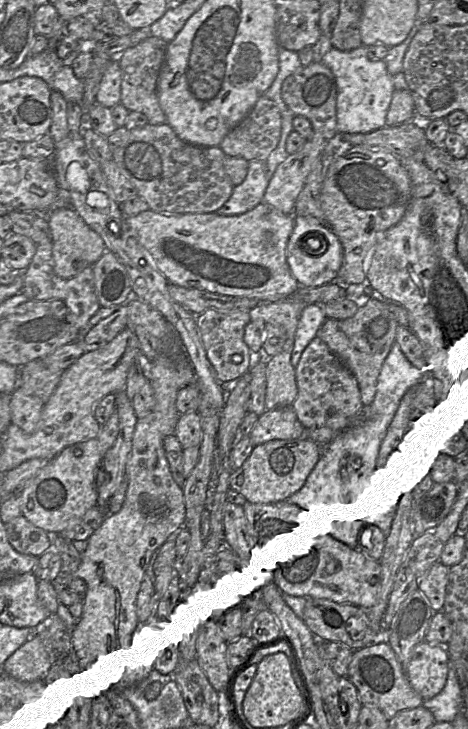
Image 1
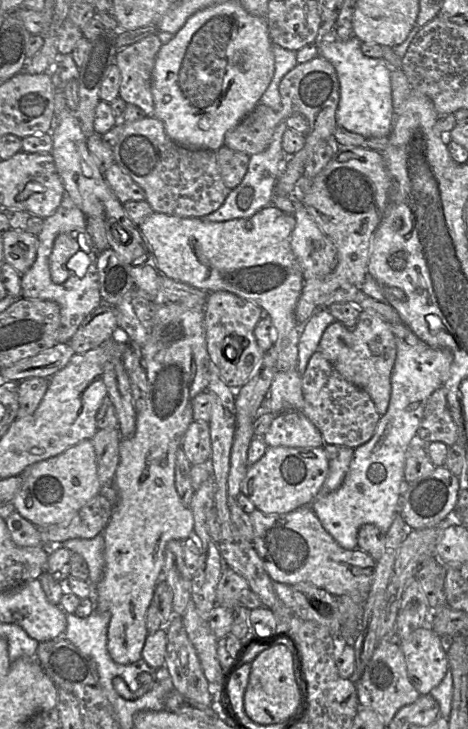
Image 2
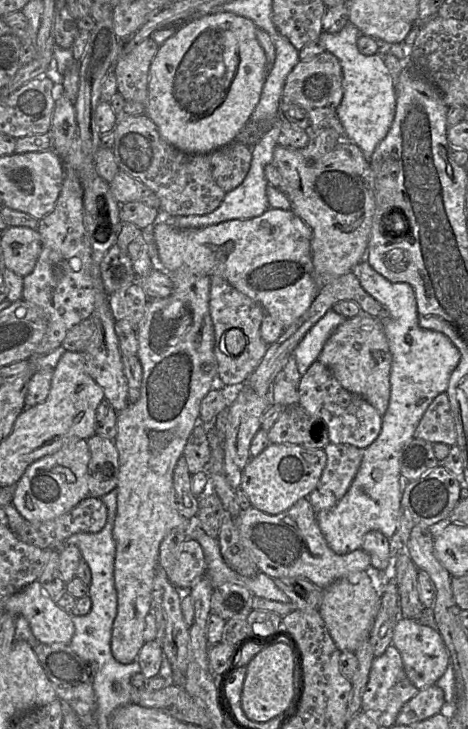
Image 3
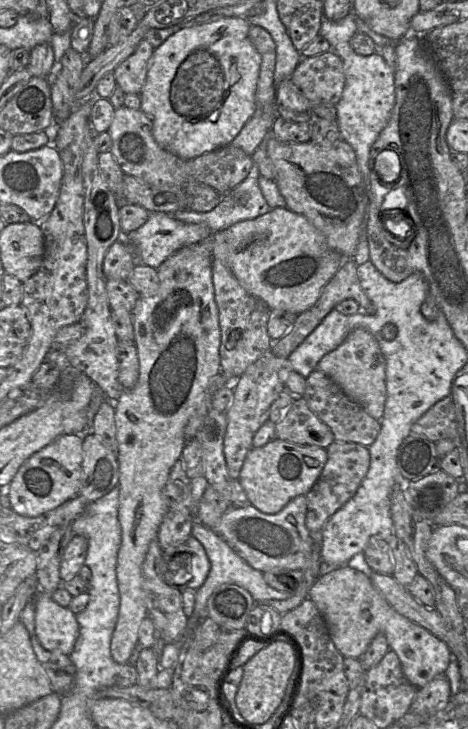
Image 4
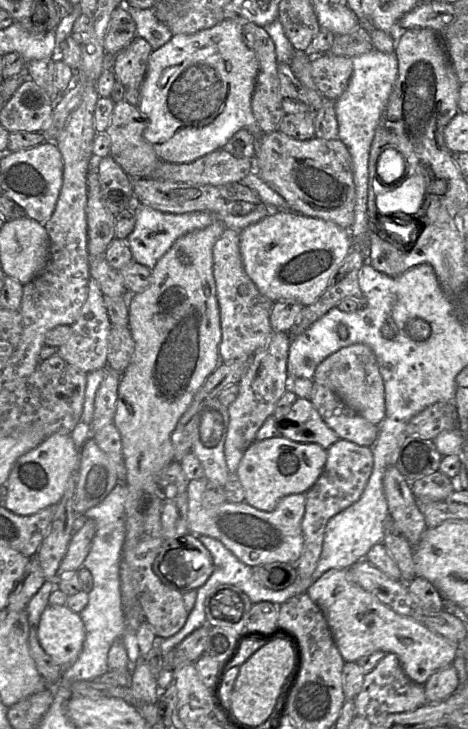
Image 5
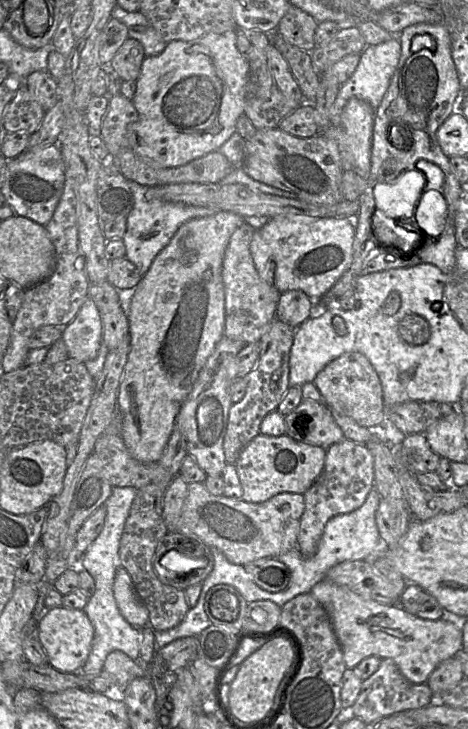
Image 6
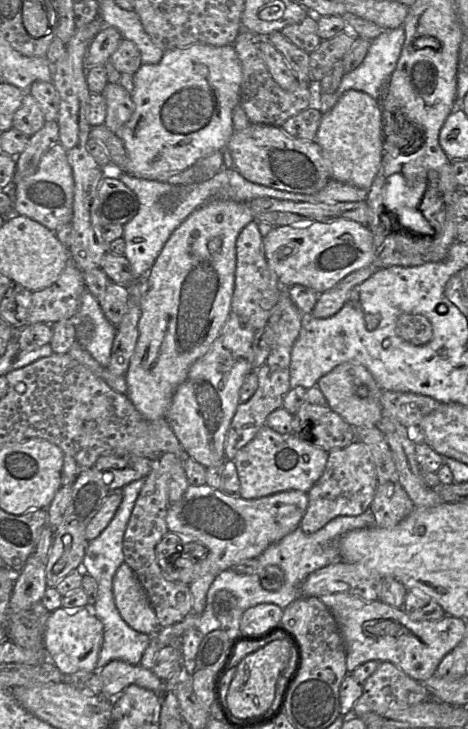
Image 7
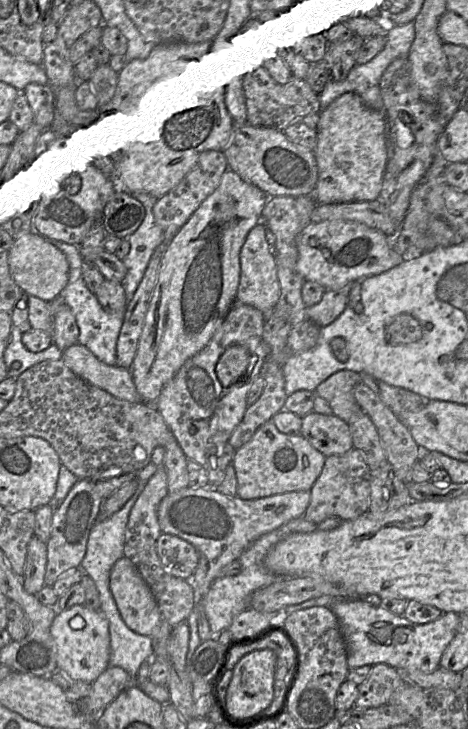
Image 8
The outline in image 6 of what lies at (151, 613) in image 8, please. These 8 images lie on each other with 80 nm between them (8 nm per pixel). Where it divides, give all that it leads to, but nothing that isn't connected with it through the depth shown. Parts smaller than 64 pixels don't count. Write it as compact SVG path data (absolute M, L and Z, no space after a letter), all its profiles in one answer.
M118 568L114 579L114 597L120 613L133 627L148 626L148 611L137 596L131 577L123 568Z

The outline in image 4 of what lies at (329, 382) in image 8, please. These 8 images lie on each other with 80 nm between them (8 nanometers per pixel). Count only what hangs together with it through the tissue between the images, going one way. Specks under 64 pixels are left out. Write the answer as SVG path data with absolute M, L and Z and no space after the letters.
M352 330L333 351L325 354L317 368L357 402L371 417L381 420L386 401L386 362L376 338L367 330Z

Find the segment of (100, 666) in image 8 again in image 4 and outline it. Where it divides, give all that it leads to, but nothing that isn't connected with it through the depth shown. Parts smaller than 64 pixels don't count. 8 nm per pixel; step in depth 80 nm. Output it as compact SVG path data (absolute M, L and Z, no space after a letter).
M41 590L34 597L35 634L45 649L70 656L80 632L76 614L57 604L51 595Z

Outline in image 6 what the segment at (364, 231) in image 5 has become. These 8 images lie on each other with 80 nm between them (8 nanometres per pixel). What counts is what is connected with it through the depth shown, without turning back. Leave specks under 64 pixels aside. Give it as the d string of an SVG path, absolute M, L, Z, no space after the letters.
M396 36L381 44L366 46L361 53L359 63L354 73L341 85L335 102L330 109L331 126L334 126L335 128L340 127L342 111L352 97L356 97L367 102L374 110L380 106L399 63L400 55L401 44Z

